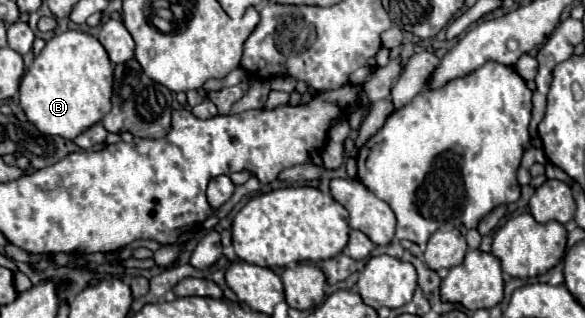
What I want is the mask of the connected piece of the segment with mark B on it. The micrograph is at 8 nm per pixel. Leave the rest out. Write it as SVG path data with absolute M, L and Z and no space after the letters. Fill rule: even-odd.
M66 31L54 35L24 73L20 105L40 133L74 139L110 111L112 83L112 63L100 41L88 33Z

